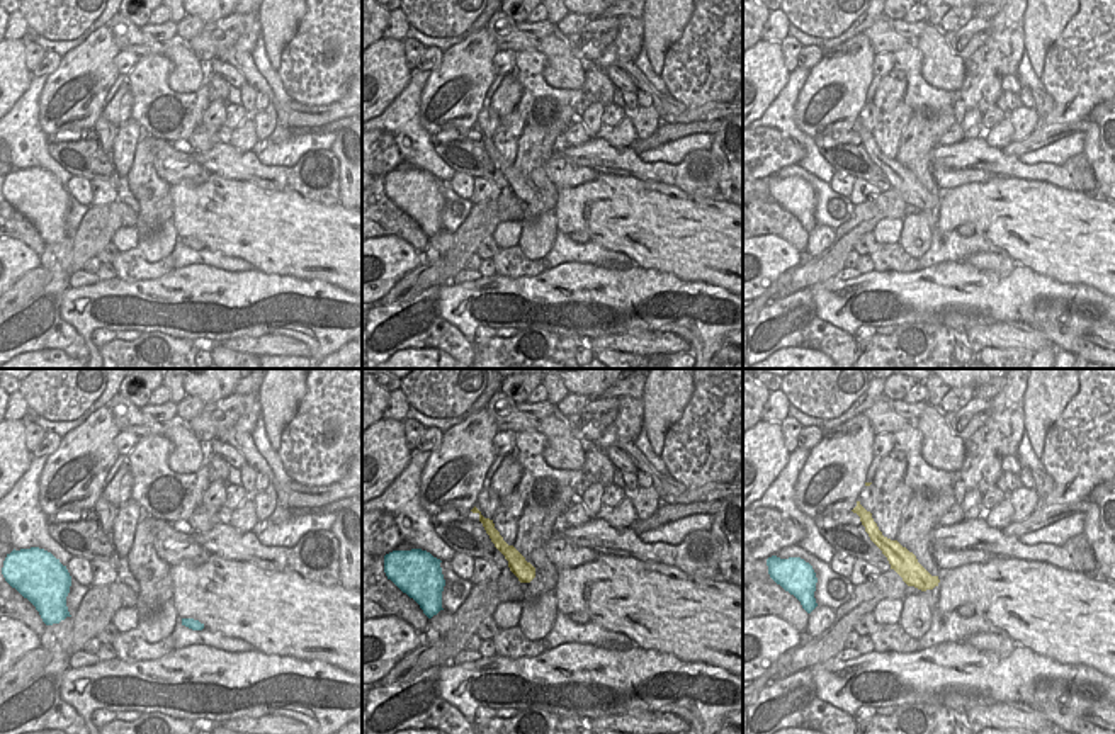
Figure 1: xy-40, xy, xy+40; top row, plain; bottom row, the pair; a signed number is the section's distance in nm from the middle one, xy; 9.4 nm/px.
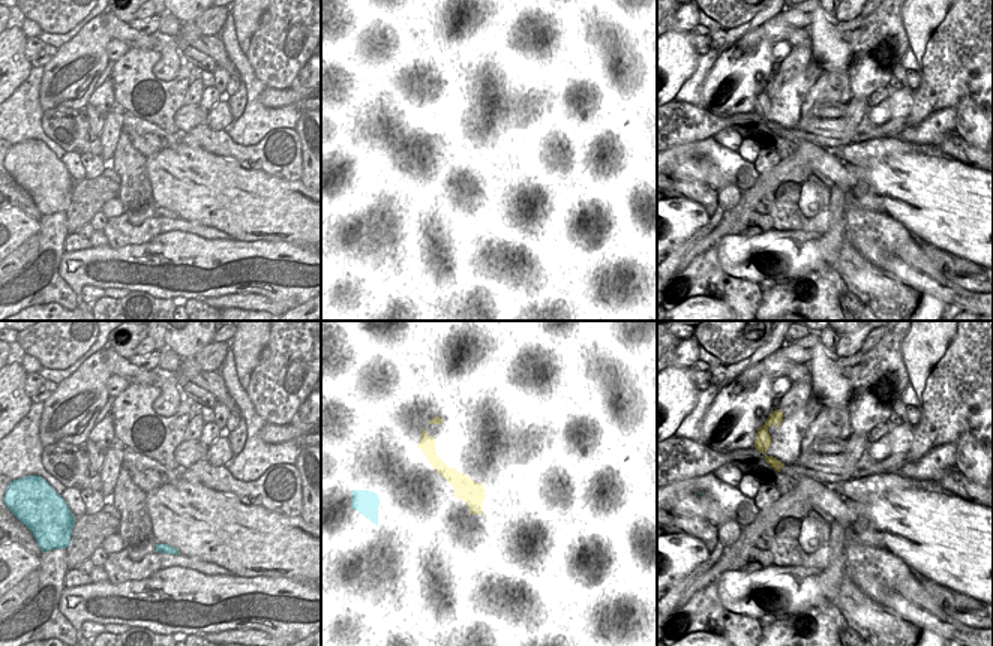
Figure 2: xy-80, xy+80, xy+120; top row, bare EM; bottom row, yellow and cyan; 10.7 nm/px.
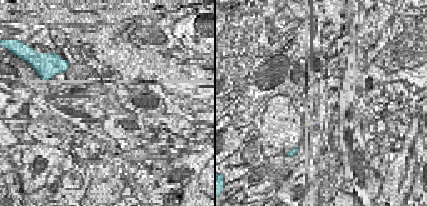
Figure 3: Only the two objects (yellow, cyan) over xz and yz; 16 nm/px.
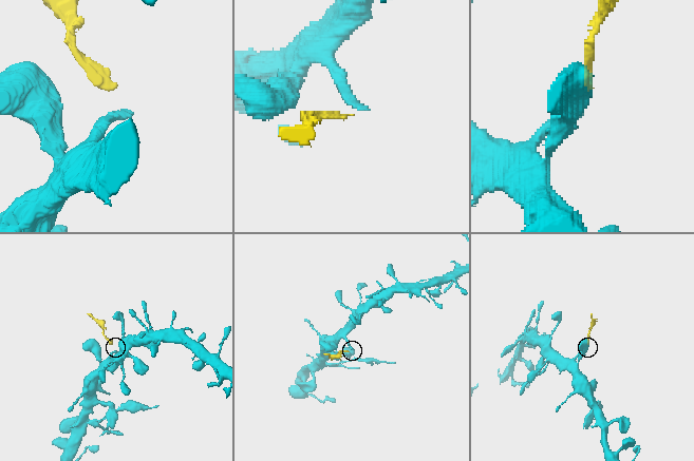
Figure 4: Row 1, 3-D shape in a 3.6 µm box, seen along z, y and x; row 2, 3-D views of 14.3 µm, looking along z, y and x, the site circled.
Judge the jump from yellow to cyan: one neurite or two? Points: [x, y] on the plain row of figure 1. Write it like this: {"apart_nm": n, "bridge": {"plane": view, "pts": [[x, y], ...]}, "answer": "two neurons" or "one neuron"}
{"apart_nm": 500, "bridge": {"plane": "xy", "pts": [[486, 152], [441, 180]]}, "answer": "two neurons"}

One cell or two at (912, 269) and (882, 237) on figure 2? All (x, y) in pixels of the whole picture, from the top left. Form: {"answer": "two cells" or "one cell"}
{"answer": "one cell"}

